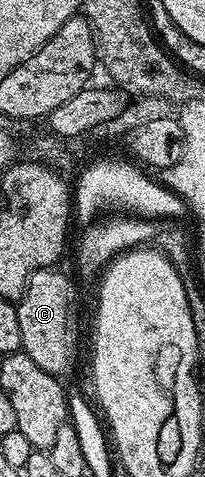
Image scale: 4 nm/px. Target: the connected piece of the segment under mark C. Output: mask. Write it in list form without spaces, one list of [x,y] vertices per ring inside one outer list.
[[[56,267],[40,268],[31,274],[25,293],[16,301],[19,326],[23,329],[21,351],[31,357],[47,374],[58,378],[73,368],[77,360],[77,340],[69,325],[69,280]]]

